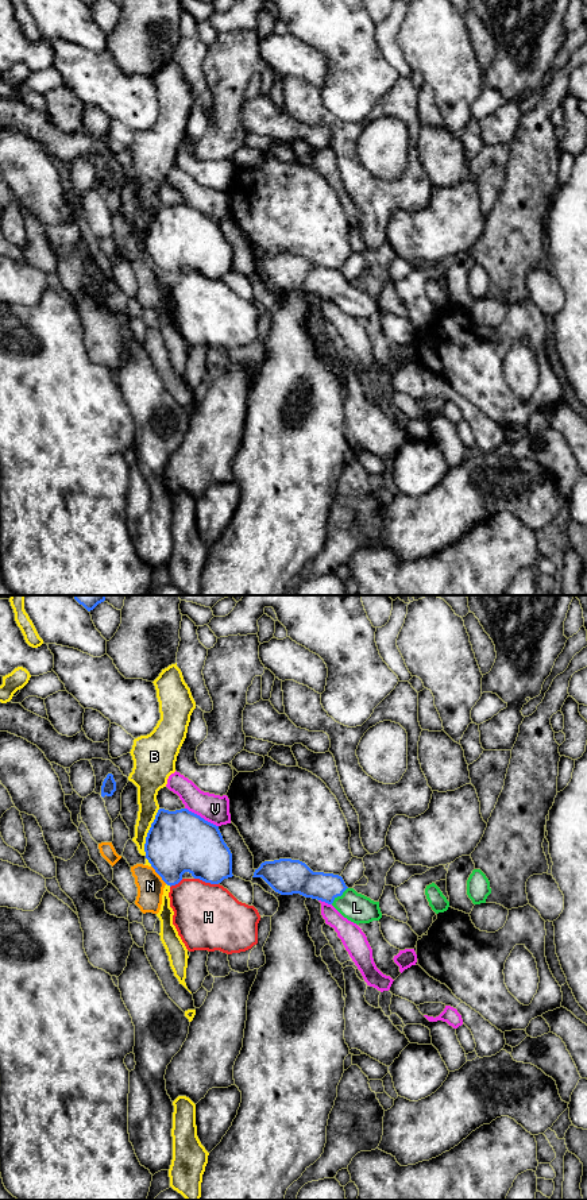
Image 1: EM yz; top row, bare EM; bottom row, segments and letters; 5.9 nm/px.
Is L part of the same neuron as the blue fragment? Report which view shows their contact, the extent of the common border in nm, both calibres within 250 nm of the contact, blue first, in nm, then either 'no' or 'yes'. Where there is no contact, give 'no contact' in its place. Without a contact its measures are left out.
meets blue in yz; contact 140 nm long; 170 nm thick on the blue side, 170 nm on the other; yes

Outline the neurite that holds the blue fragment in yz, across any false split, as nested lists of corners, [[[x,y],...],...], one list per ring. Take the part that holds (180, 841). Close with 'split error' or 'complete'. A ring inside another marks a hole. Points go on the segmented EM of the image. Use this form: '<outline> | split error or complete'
[[[159,809],[146,837],[146,858],[167,885],[189,872],[194,879],[219,884],[232,877],[232,853],[219,826],[181,809]]] | complete

